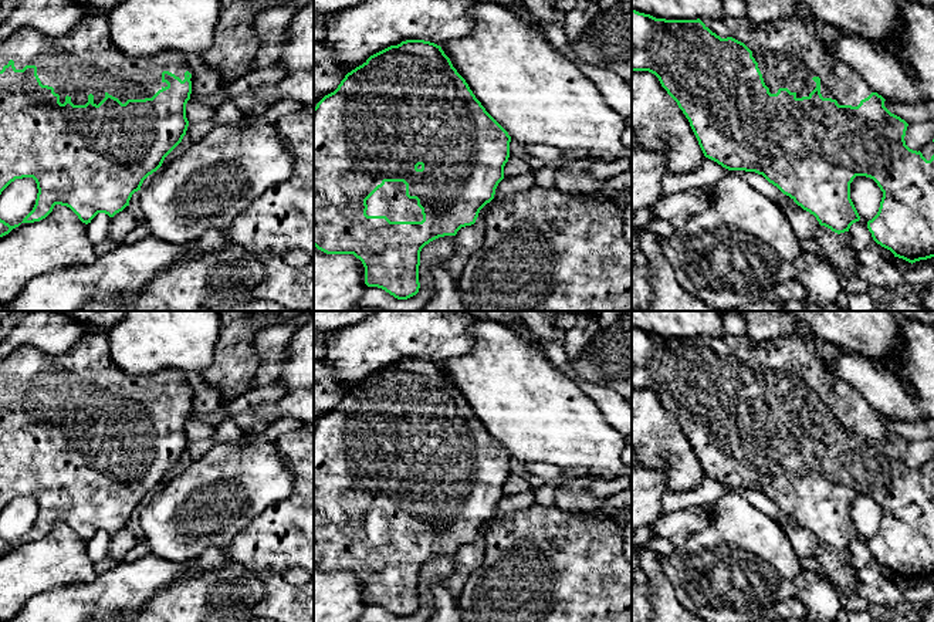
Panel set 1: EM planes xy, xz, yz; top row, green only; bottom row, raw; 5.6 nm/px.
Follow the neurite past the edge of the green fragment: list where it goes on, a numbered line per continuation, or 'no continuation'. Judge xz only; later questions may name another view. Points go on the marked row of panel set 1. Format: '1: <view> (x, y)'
1: xz (391, 200)

